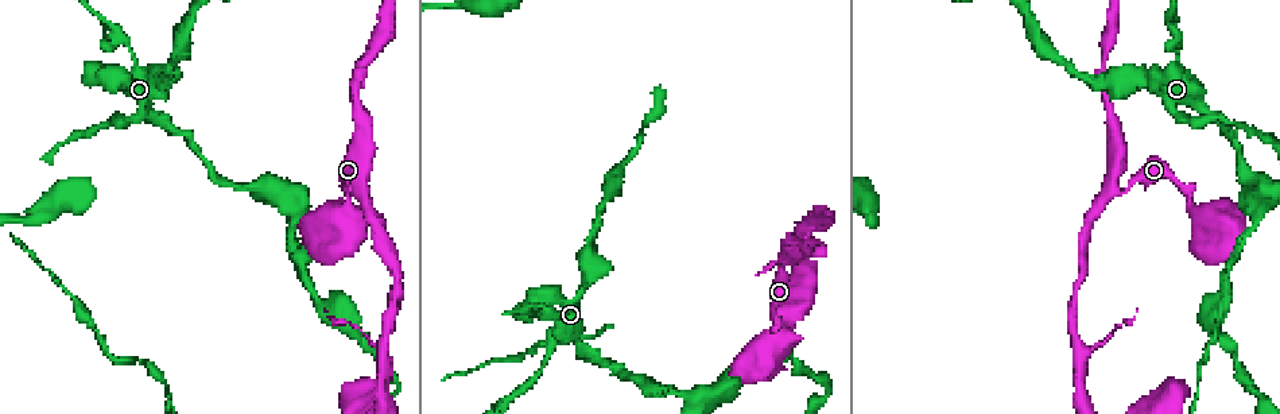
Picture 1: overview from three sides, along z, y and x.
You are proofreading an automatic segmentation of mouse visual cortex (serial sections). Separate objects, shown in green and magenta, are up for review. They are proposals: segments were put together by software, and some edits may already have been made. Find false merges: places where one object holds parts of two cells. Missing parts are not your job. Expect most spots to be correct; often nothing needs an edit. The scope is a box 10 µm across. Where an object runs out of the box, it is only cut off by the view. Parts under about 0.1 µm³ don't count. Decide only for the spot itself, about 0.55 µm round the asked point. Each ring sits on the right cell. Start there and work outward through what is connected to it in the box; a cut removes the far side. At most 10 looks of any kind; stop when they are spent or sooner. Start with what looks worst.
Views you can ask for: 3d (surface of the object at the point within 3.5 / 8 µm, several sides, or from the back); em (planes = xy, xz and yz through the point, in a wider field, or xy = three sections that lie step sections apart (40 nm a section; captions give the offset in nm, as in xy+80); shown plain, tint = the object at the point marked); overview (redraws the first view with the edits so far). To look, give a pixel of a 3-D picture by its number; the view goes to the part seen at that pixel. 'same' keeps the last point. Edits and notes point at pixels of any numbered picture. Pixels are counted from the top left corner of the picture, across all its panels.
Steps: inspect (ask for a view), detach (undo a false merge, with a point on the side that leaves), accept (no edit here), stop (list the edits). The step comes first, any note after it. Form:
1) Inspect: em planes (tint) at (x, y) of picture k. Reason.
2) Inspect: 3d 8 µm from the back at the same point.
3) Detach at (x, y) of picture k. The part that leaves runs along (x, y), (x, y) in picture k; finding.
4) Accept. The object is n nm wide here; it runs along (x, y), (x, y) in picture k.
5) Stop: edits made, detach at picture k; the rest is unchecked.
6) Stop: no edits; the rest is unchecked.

Inspect: 3d 8 µm at (1112, 187) of picture 1. A narrow waist.

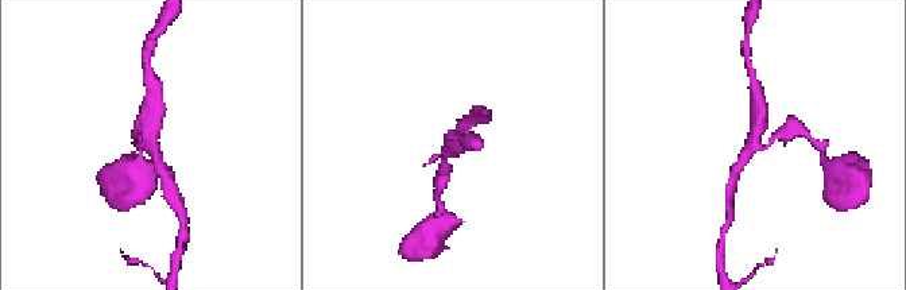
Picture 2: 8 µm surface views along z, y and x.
Inspect: em planes (tint) at the same point. 3 arms meet here; the arms are 250, 250, 400 nm wide.

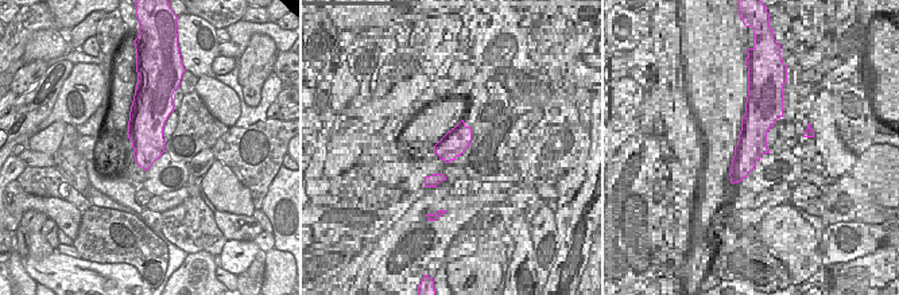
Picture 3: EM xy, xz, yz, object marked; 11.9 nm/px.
Accept. It runs along (785, 134), (766, 146), (755, 144), (759, 105) in picture 2; one cell here.

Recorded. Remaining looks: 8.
Inspect: 3d 3.5 µm at (291, 227) of picture 1. Sudden change in width.

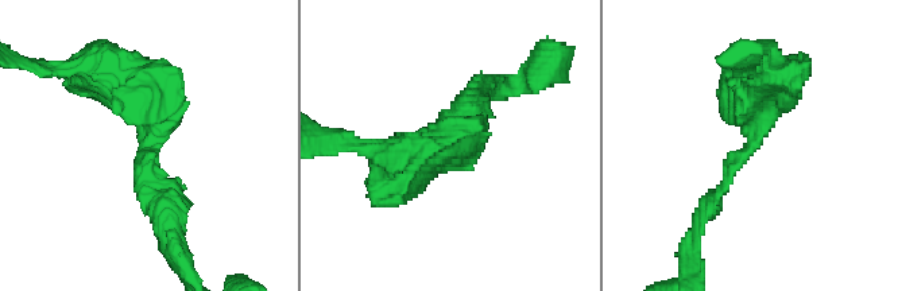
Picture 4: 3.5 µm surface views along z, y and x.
Inspect: em planes (tint) at (750, 145) of picture 4.

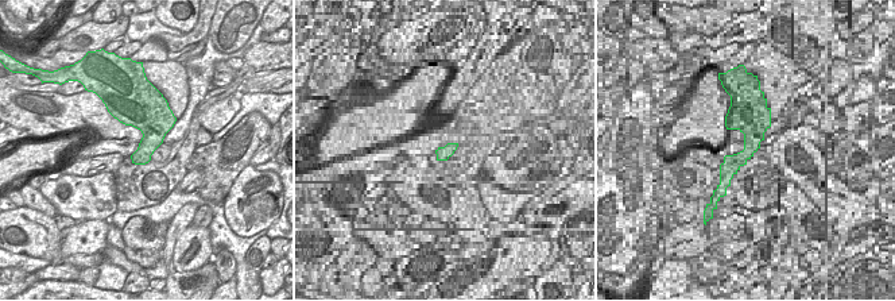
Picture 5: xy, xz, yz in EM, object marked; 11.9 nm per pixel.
Inspect: em xy step 3 (tint) at the same point.

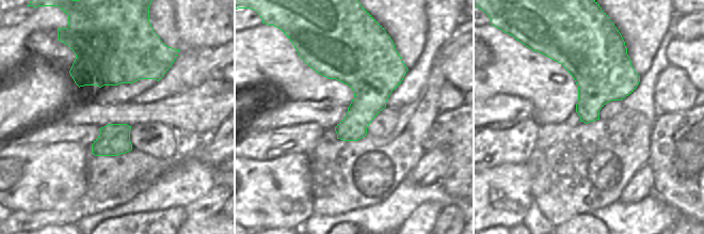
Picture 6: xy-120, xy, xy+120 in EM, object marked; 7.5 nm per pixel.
Accept. The object is 280 nm wide here; it runs along (762, 76), (755, 142), (700, 216) in picture 4; continuous, no second cell.

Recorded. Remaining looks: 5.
Inspect: 3d 8 µm at (158, 87) of picture 1. Sudden change in width.

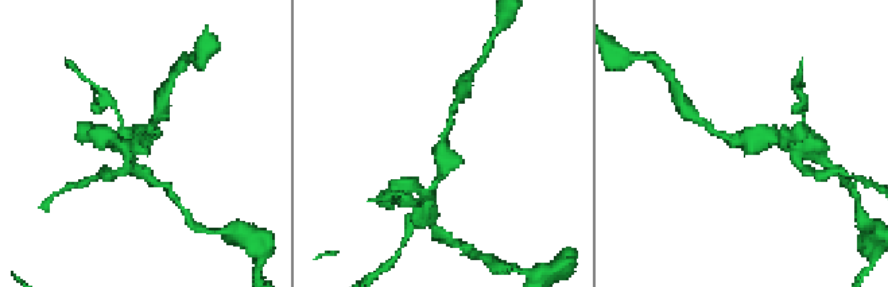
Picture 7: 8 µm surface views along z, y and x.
Inspect: 3d 3.5 µm at the same point. Closer look.

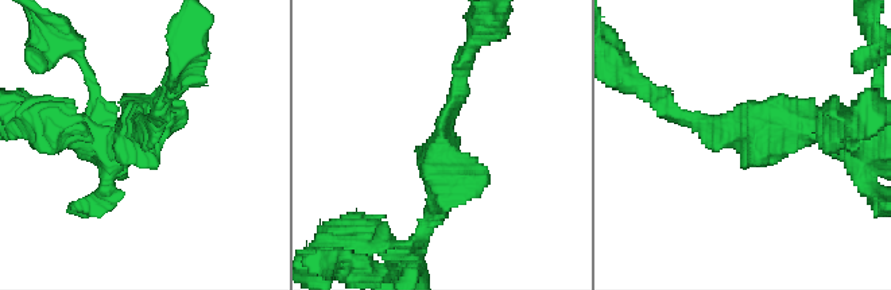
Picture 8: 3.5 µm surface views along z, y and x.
Inspect: em xy step 3 (tint) at (447, 125) of picture 8. The arms are 200, 300 nm wide; now the EM.

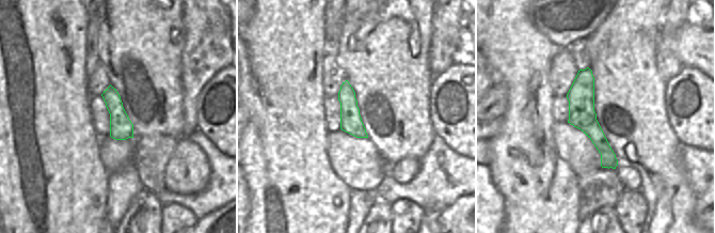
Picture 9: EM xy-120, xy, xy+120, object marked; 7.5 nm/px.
Accept. It runs along (582, 72), (582, 115), (613, 165) in picture 9; one cell here.

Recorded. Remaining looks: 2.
Stop: no edits; the rest is unchecked.

